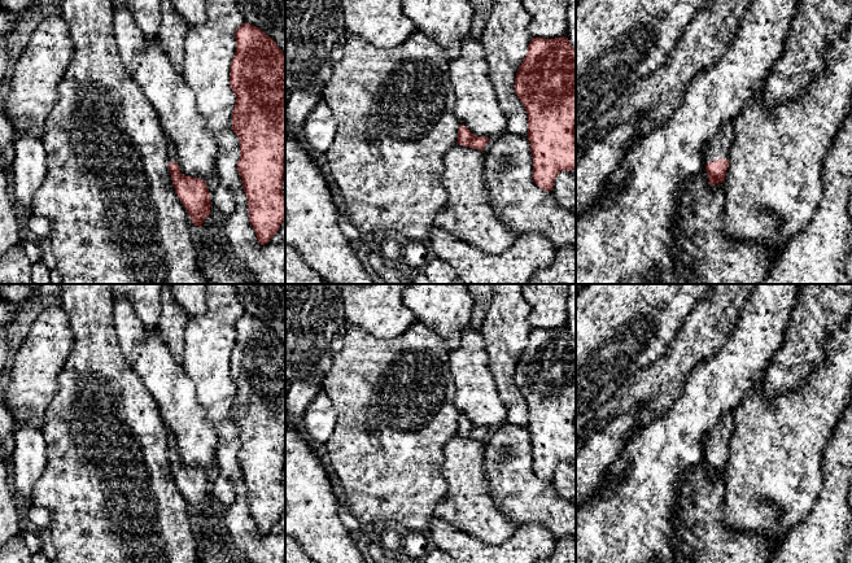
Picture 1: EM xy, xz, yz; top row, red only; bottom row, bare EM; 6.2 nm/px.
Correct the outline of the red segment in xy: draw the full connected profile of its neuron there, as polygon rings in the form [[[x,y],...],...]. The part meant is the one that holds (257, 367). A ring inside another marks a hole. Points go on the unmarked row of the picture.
[[[246,313],[236,320],[235,328],[230,377],[236,387],[232,420],[240,432],[237,461],[248,489],[249,512],[258,533],[265,536],[285,510],[285,344],[259,318]]]

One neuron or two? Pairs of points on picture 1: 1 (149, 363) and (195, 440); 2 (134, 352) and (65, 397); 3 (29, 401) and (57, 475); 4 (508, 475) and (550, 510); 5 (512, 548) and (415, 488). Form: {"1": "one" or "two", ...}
{"1": "one", "2": "two", "3": "two", "4": "one", "5": "two"}

